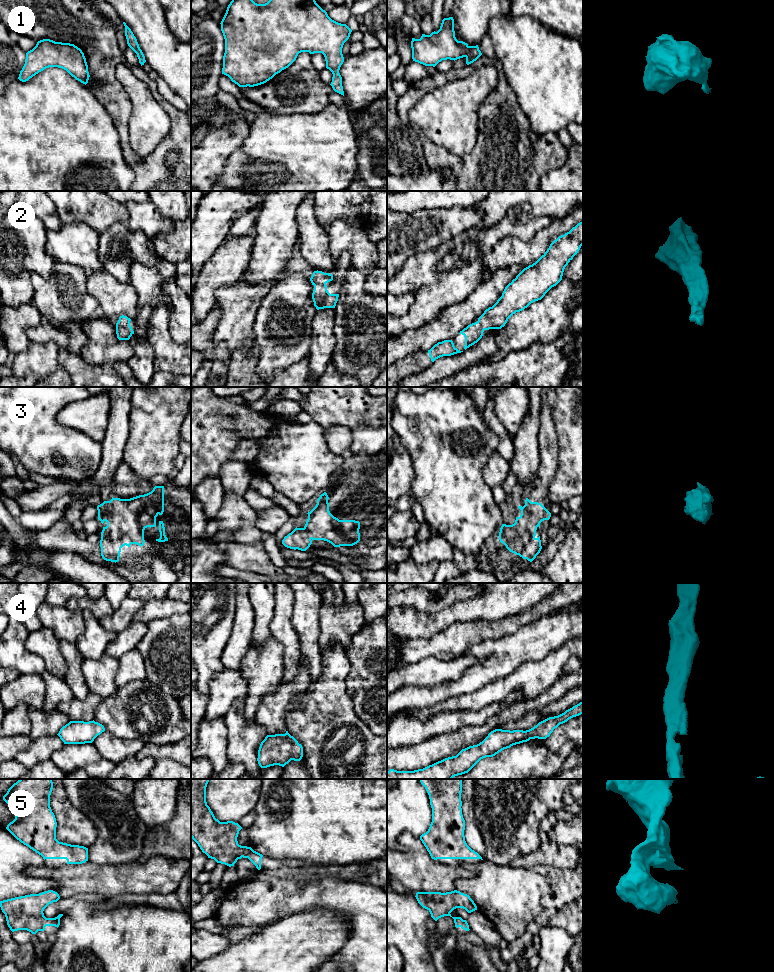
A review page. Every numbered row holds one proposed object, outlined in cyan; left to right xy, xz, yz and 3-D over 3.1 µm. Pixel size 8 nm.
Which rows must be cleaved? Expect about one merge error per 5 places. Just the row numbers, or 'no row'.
no row

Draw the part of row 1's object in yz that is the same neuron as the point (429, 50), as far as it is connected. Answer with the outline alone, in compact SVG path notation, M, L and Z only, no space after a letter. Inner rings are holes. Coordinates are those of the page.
M453 17L444 18L437 32L422 34L420 39L412 38L411 48L413 61L433 67L442 60L455 61L463 57L469 65L482 55L478 45L469 46L456 39Z

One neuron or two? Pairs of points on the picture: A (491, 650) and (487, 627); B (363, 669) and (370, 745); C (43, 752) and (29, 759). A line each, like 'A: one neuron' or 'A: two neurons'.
A: two neurons
B: two neurons
C: one neuron

